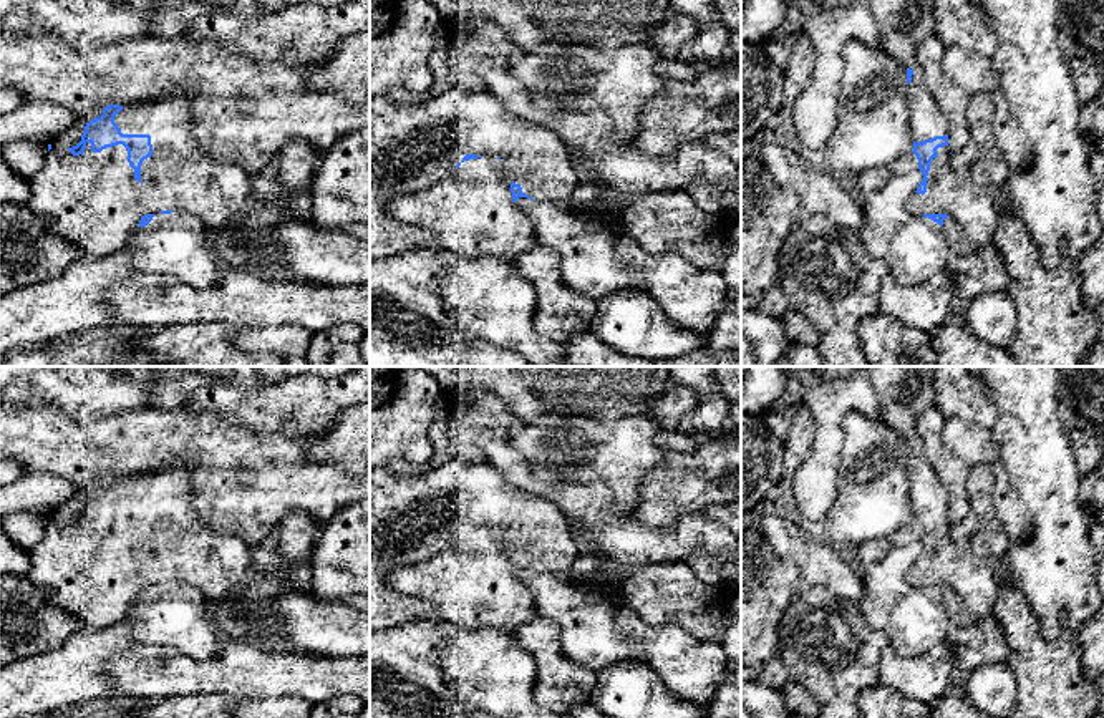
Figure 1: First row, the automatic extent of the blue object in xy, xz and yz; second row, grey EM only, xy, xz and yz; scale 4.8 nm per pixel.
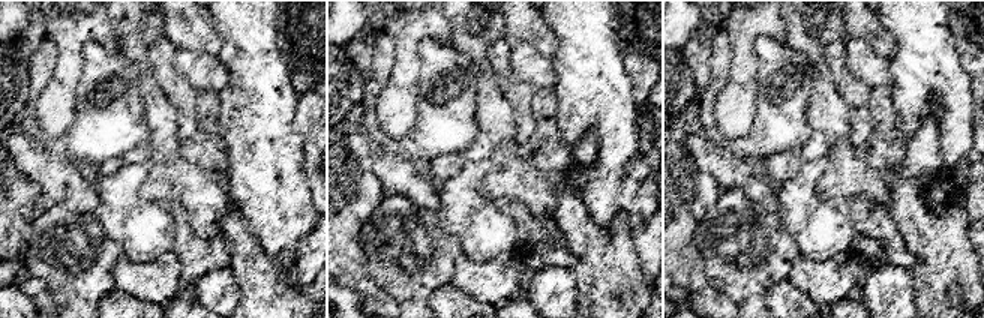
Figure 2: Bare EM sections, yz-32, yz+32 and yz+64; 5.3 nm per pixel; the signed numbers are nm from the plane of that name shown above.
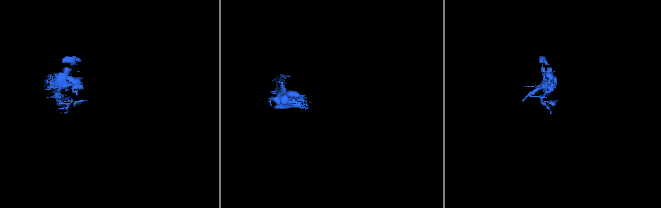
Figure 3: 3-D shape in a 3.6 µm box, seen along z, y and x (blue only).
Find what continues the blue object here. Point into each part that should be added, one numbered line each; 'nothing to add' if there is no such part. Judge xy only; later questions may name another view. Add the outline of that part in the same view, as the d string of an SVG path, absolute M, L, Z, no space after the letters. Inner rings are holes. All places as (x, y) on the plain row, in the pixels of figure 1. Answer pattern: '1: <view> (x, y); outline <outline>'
1: xy (93, 571); outline M171 466L157 473L144 473L134 478L123 478L114 494L123 506L149 506L153 527L141 536L141 551L134 551L134 541L128 534L128 521L123 516L106 519L101 524L91 522L86 514L85 524L73 527L70 521L81 512L88 489L75 489L73 496L53 511L51 521L41 542L28 551L28 579L45 589L50 604L61 610L73 612L86 627L103 630L124 619L128 609L139 597L146 585L161 582L189 584L199 589L207 600L222 600L239 594L247 582L247 569L252 562L252 547L234 536L220 536L206 529L194 512L189 469Z

